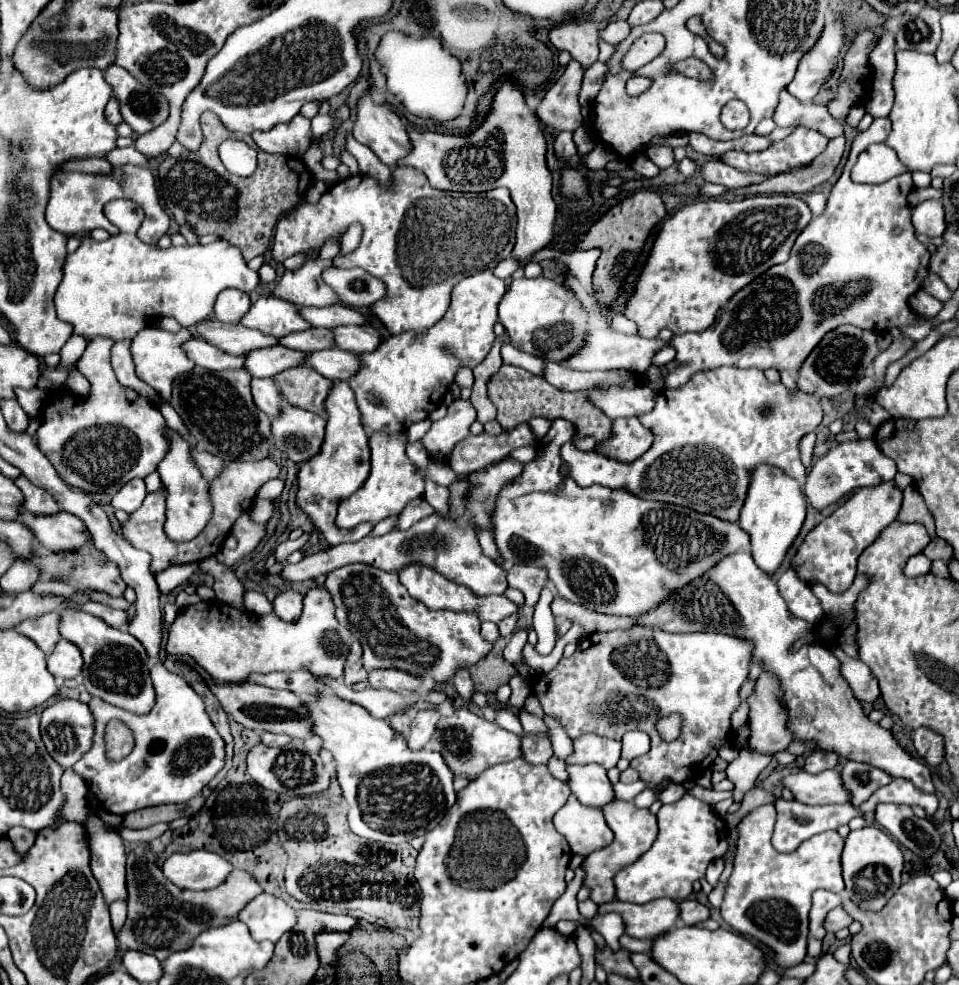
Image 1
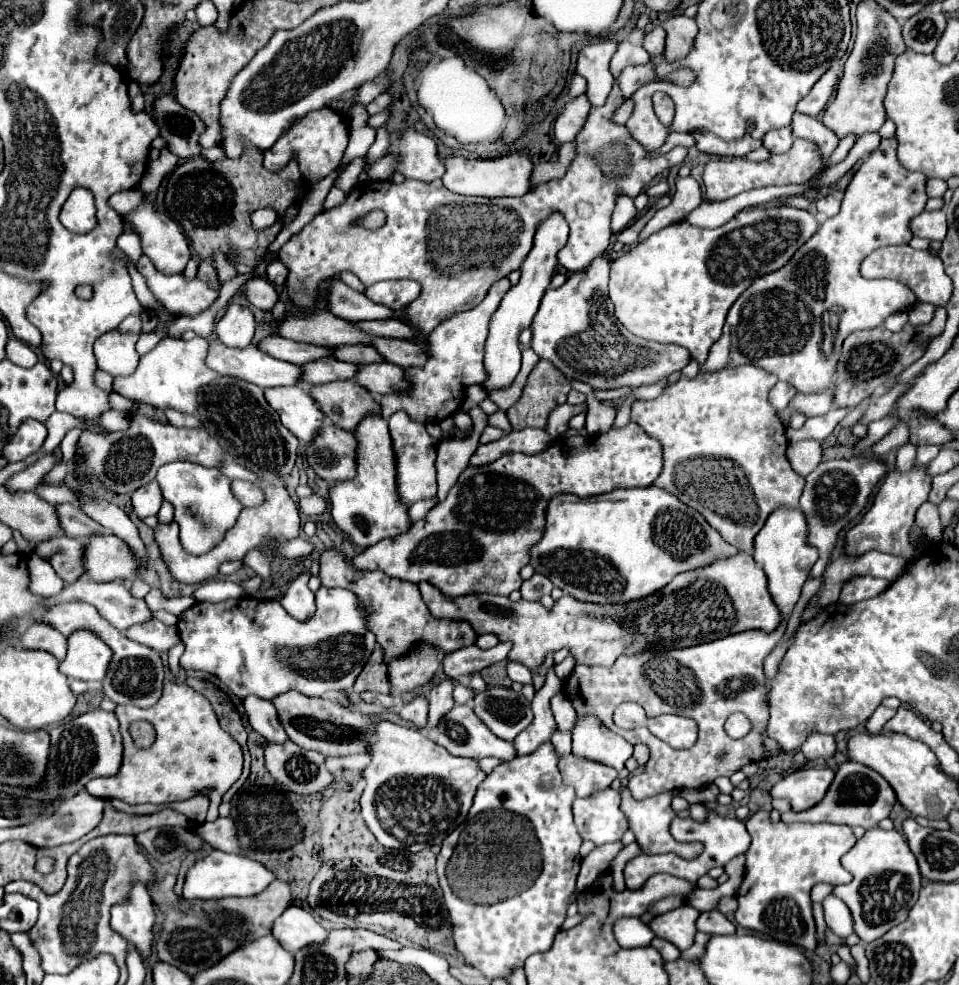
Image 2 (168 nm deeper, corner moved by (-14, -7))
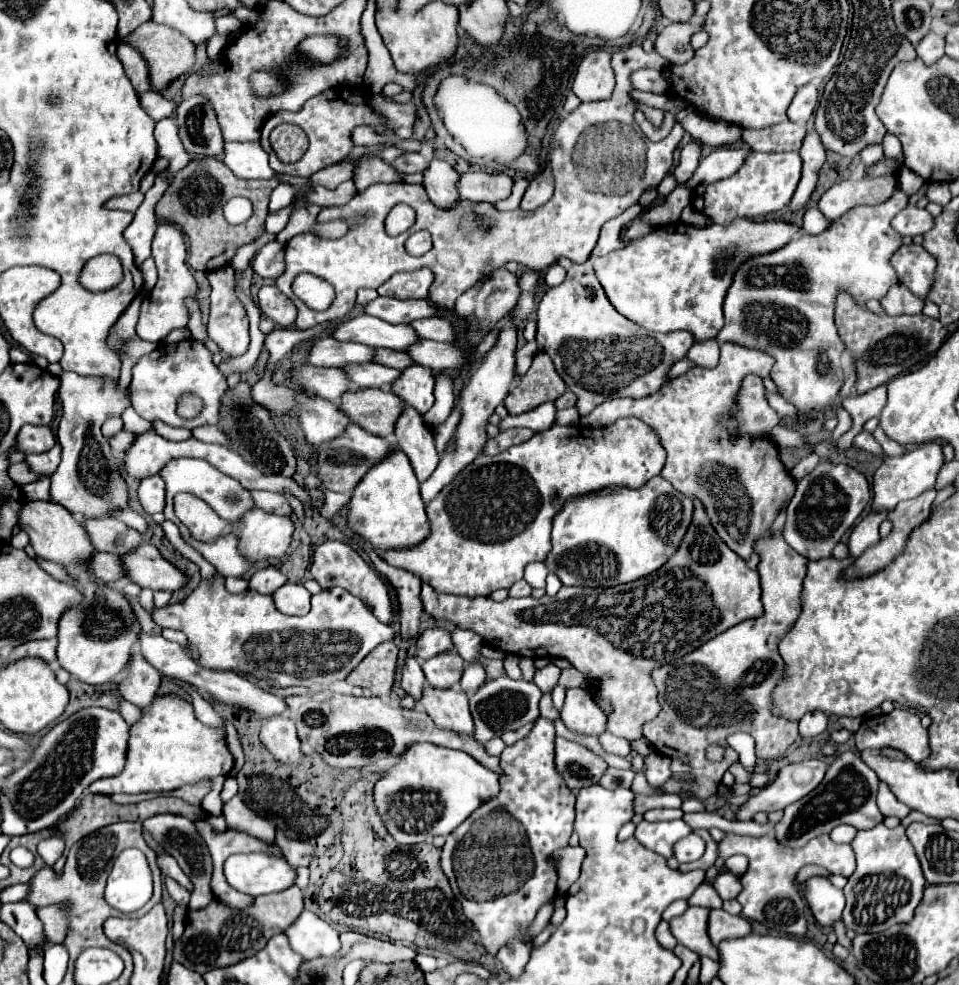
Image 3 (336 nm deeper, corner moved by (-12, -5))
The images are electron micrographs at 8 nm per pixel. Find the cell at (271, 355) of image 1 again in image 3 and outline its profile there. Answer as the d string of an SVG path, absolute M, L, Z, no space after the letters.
M381 364L347 366L343 370L349 372L349 378L355 388L391 388L391 382L401 376L401 370L387 368Z

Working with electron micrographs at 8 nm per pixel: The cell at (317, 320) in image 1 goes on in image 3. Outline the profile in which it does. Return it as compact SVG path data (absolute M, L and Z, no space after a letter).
M439 316L417 320L413 322L413 328L421 338L435 340L435 342L453 342L457 338L455 326L447 318L439 318Z

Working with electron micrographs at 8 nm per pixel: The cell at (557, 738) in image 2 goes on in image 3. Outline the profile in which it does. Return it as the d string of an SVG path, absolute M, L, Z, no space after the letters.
M543 694L541 696L541 700L539 700L539 712L541 712L543 718L549 718L549 720L557 720L559 718L559 712L551 704L551 694Z

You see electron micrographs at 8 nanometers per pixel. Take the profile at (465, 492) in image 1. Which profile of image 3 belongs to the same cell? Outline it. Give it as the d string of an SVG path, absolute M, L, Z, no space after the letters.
M619 418L605 428L587 426L551 426L533 434L523 444L511 446L497 456L479 456L455 480L445 486L437 498L427 504L431 522L431 536L415 548L391 550L379 554L391 566L405 568L419 574L423 582L431 584L437 592L459 596L487 596L499 588L511 588L523 578L523 570L531 562L545 562L551 550L551 524L567 498L583 496L607 486L639 488L649 478L657 476L665 466L665 450L657 432L639 418Z

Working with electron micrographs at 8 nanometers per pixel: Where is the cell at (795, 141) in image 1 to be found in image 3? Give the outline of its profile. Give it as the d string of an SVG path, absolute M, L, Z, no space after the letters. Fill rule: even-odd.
M751 150L745 158L743 166L729 178L711 182L711 184L697 184L691 192L693 200L691 206L697 212L713 218L713 222L729 224L735 218L761 218L773 212L783 210L801 178L801 158L797 152L783 152L783 154L763 154ZM701 194L703 194L703 208L701 208Z

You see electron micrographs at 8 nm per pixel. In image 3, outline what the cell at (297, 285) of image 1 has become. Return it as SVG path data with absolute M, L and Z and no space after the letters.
M375 298L365 306L365 312L381 318L389 324L409 324L419 318L431 318L437 316L441 308L437 308L433 302L427 298L419 300L399 300L399 298Z

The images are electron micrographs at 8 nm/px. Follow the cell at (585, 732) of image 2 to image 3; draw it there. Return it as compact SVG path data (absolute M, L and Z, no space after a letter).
M581 688L567 690L565 704L561 708L561 720L567 728L591 736L605 732L607 717L595 704L591 692Z

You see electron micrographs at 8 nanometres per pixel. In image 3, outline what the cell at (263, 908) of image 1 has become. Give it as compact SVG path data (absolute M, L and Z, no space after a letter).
M307 910L287 928L285 934L291 942L291 948L305 960L333 956L341 950L339 932L329 922Z

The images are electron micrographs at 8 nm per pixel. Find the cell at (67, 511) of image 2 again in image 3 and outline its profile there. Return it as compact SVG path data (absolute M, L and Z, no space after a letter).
M117 518L87 520L85 530L89 532L89 538L97 552L111 552L119 558L137 550L137 546L143 544L143 536Z

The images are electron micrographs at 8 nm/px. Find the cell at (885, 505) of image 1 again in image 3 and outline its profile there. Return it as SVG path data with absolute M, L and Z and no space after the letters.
M937 442L921 444L915 450L907 452L905 456L887 456L885 452L879 452L879 456L883 456L883 464L877 468L873 476L873 490L875 490L873 508L893 510L893 506L897 506L901 500L917 498L919 494L935 486L935 478L943 466L943 448Z

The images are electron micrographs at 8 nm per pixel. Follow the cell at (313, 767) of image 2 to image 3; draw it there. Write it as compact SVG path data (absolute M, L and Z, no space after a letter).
M277 714L273 718L267 718L263 722L259 738L279 762L291 764L291 766L297 766L301 762L303 752L299 748L297 730L289 716Z

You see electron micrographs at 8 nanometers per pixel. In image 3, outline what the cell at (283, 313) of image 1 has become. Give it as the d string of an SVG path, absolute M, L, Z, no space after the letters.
M355 316L343 320L333 332L339 340L361 342L373 348L389 348L389 350L407 350L409 346L421 342L417 332L409 324L389 324L375 316Z

